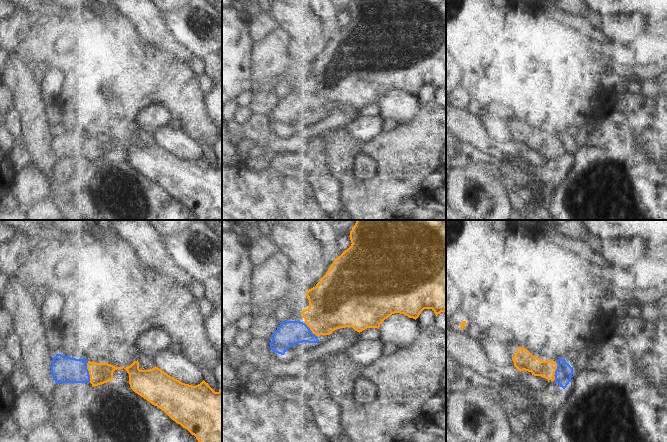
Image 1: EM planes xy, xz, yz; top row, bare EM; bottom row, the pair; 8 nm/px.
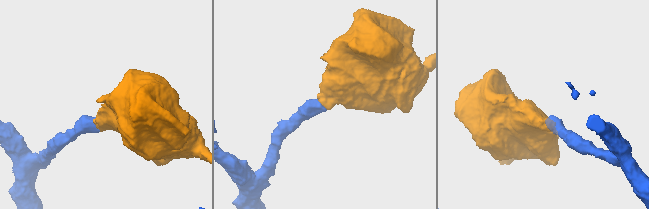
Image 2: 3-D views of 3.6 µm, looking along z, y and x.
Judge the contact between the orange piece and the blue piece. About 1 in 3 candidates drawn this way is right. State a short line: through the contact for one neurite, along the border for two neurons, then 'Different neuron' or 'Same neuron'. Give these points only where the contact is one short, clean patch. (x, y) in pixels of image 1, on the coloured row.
Line: xy (100, 373), (88, 370), (64, 369). Same neuron

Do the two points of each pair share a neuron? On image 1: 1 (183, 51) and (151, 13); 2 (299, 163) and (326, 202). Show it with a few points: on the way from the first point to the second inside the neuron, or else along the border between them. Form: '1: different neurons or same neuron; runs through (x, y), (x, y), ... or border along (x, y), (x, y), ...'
1: same neuron; runs through (173, 45), (151, 23)
2: same neuron; runs through (306, 173), (320, 187), (320, 192)

